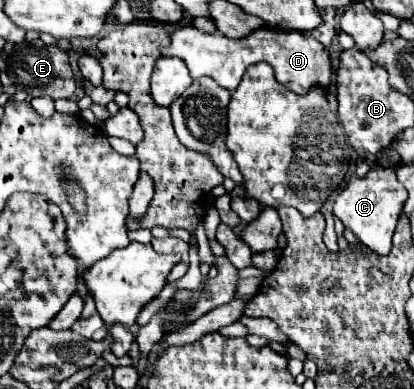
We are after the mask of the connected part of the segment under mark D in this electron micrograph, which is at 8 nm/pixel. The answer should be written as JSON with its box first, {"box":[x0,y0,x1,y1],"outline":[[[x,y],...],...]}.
{"box":[162,25,330,95],"outline":[[[182,25],[170,33],[170,45],[162,49],[162,55],[180,57],[190,69],[192,79],[202,75],[212,77],[218,85],[228,91],[234,91],[248,65],[266,61],[272,65],[276,79],[290,91],[304,95],[312,85],[330,85],[330,57],[328,49],[322,47],[316,39],[300,31],[282,31],[282,29],[256,29],[246,37],[230,39],[220,31],[202,31],[194,25]]]}

